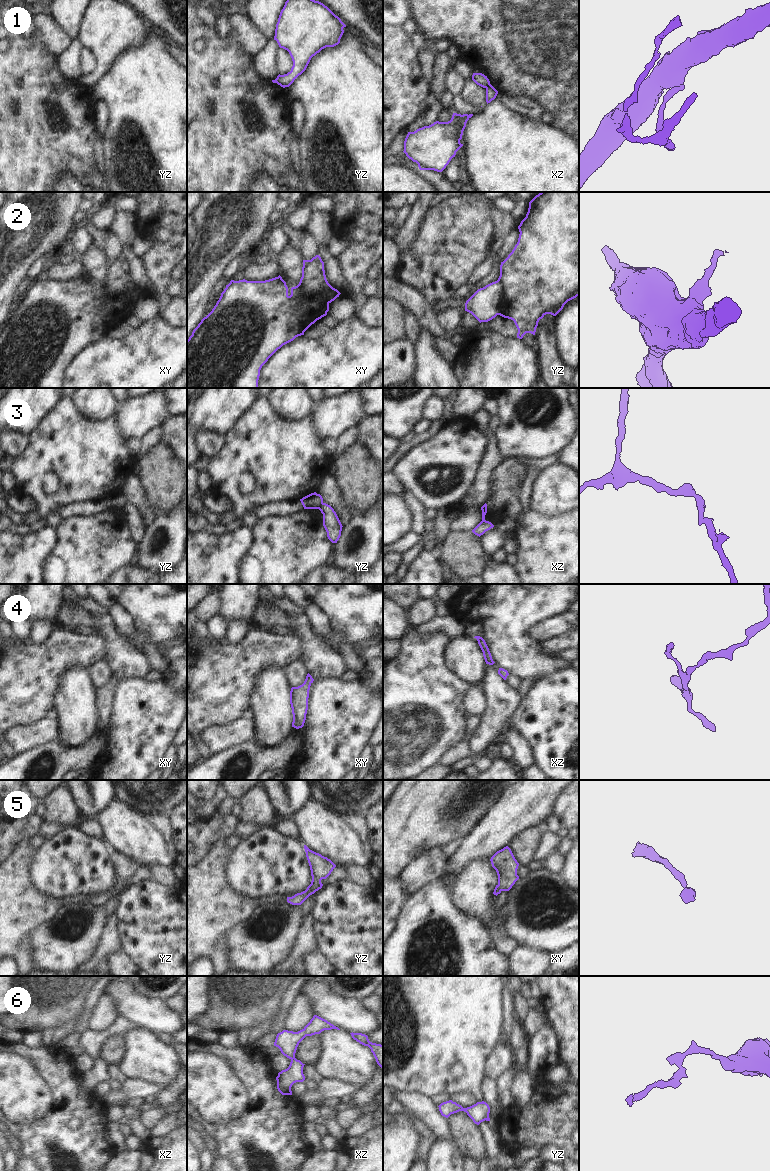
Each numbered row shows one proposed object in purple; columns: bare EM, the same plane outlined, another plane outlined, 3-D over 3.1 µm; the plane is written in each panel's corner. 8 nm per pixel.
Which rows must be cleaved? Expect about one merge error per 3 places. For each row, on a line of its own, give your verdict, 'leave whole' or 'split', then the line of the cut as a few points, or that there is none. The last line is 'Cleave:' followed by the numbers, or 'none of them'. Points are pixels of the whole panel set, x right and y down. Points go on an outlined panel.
1: split | xz (489, 83), (485, 87)
2: split | yz (497, 280), (501, 282), (503, 288), (502, 305), (499, 314)
3: split | yz (323, 503), (318, 508)
4: leave whole | no cut
5: leave whole | no cut
6: leave whole | no cut
Cleave: 1, 2, 3

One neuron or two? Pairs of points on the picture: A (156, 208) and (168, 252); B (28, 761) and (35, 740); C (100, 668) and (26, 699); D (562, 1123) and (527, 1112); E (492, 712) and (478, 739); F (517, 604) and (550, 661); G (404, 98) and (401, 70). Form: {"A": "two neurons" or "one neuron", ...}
{"A": "one neuron", "B": "two neurons", "C": "two neurons", "D": "one neuron", "E": "one neuron", "F": "one neuron", "G": "one neuron"}

